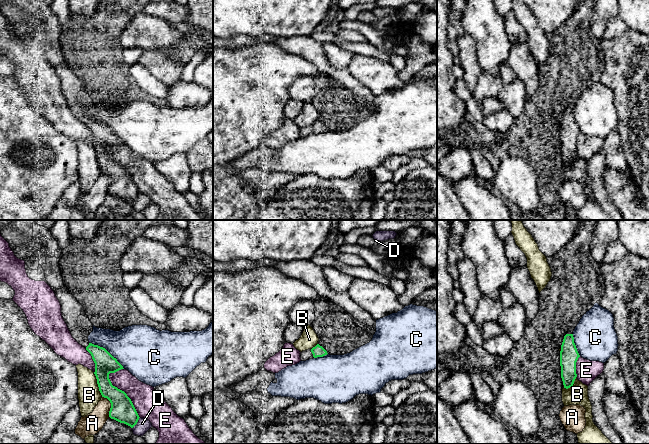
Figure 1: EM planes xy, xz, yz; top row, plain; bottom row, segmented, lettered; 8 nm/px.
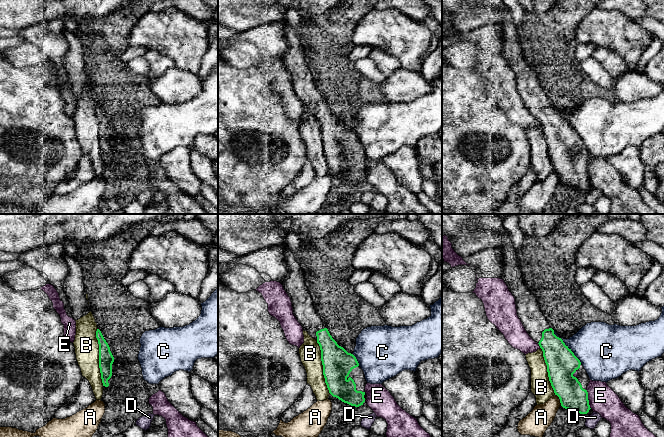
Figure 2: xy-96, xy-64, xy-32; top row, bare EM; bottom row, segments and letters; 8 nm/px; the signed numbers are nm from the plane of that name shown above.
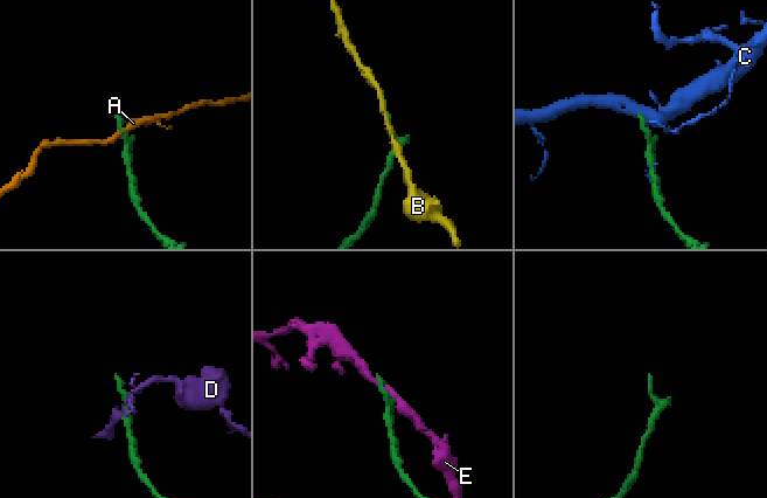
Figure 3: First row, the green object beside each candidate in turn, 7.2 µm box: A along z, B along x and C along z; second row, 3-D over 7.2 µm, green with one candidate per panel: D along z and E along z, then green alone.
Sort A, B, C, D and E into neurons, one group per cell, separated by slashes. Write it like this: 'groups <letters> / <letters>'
groups A / B / C / D / E

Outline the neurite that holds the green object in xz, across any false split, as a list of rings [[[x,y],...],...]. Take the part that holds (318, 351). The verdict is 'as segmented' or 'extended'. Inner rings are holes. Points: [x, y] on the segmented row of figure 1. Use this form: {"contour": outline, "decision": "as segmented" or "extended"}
{"contour": [[[317,344],[312,349],[302,351],[300,353],[300,358],[301,358],[301,361],[306,361],[309,359],[317,358],[317,357],[323,357],[327,354],[328,354],[327,351],[322,346]]], "decision": "extended"}

